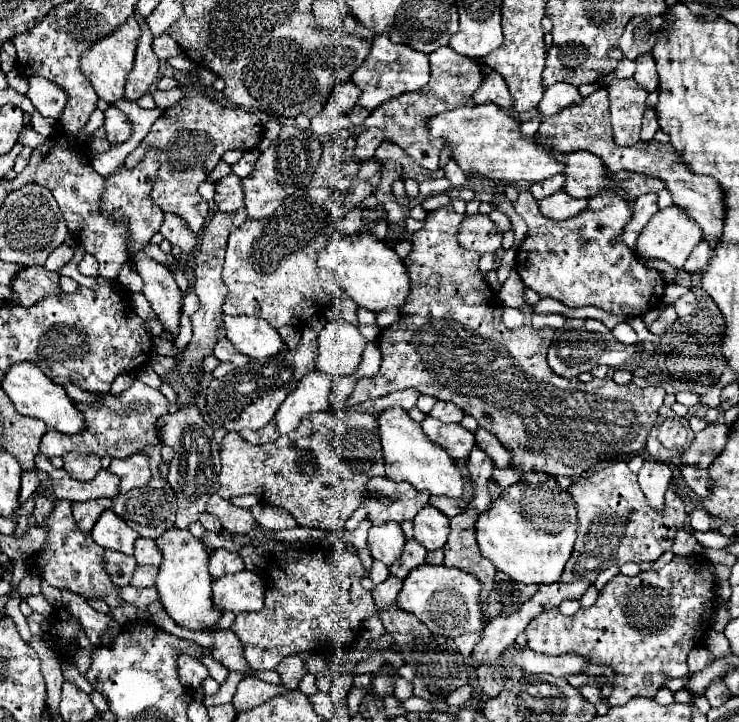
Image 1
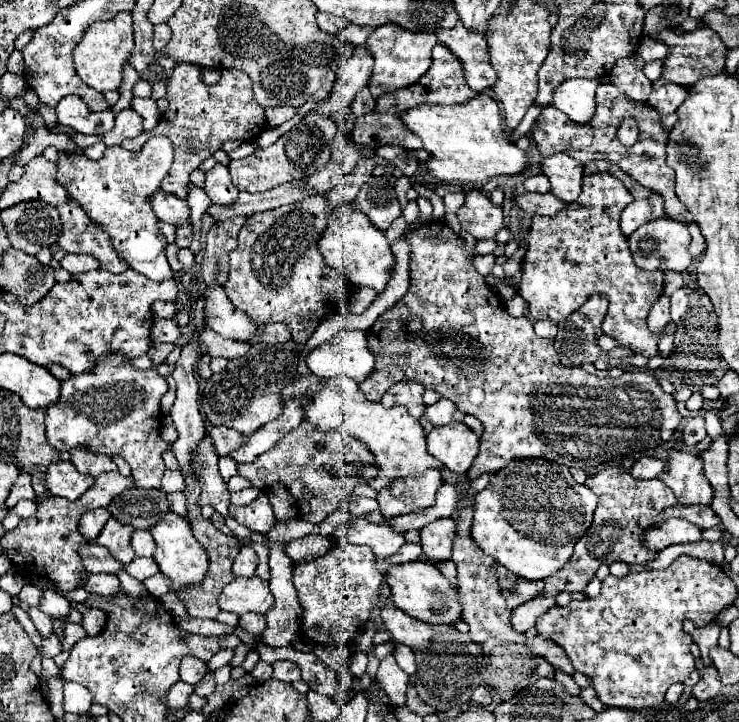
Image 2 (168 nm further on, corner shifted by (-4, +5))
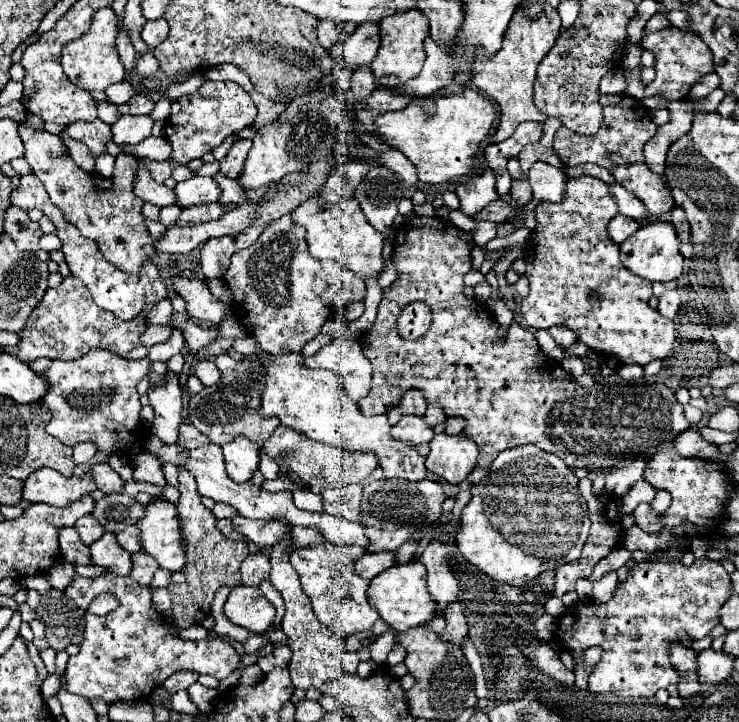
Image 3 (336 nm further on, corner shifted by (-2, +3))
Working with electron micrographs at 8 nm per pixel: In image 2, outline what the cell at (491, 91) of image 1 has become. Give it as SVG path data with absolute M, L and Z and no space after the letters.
M457 22L455 28L439 30L437 38L463 62L465 80L477 94L491 90L491 86L497 82L497 72L489 64L489 48L483 34L471 32Z

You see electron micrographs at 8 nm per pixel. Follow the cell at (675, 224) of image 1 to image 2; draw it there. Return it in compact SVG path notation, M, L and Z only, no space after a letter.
M657 218L651 220L647 224L643 224L641 228L637 228L631 236L629 236L629 248L633 252L635 264L643 270L675 270L675 272L683 272L689 264L691 264L691 254L687 252L687 246L691 242L689 236L689 228L685 222L673 220L673 218Z

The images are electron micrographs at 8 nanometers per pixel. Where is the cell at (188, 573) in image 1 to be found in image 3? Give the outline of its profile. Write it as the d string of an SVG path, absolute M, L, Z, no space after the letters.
M151 500L145 506L145 516L135 524L139 528L139 542L157 564L165 570L177 572L185 564L185 546L179 532L177 508L171 502Z

